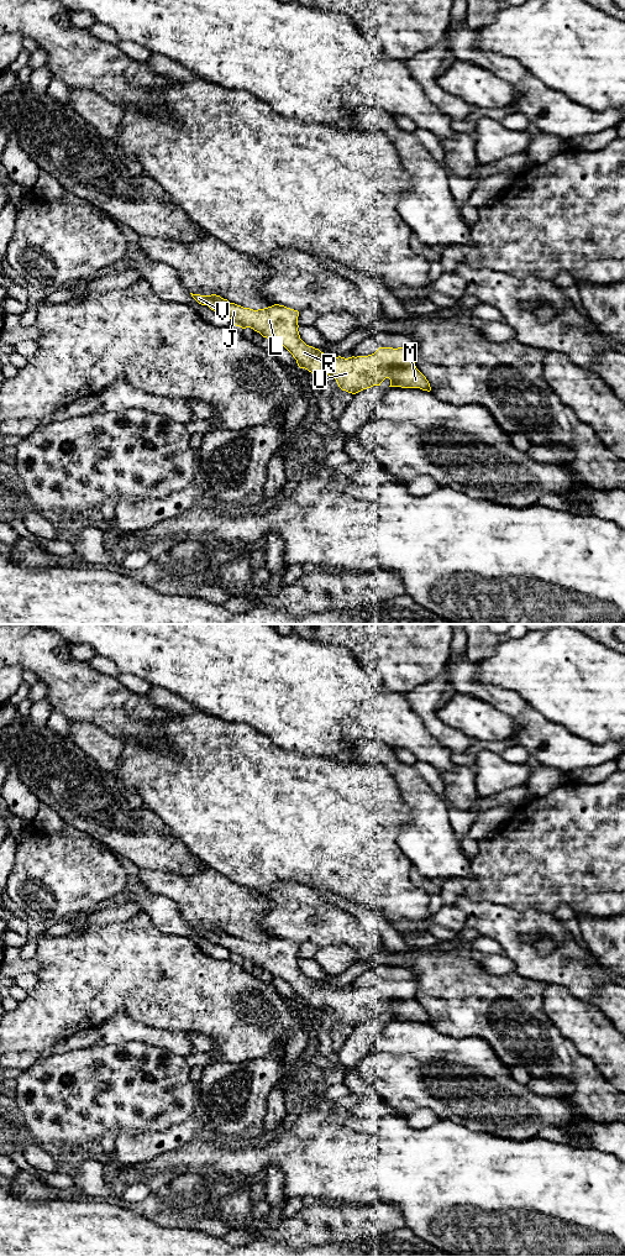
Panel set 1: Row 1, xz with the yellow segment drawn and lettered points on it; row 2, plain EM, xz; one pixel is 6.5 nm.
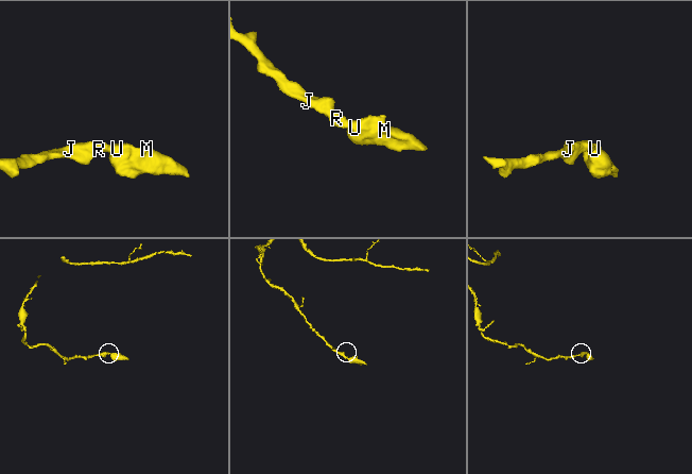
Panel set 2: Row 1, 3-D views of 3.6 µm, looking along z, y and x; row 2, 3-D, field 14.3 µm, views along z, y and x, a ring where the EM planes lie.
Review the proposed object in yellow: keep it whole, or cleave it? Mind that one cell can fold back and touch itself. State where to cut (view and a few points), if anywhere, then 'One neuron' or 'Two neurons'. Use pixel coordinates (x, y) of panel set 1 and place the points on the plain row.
No split. One neuron

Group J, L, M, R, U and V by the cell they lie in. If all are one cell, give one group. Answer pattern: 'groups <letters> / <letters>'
groups J L M R U V

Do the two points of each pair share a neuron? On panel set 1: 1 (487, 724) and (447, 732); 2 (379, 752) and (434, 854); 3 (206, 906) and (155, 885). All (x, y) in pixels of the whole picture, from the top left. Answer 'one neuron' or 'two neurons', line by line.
1: two neurons
2: one neuron
3: one neuron

